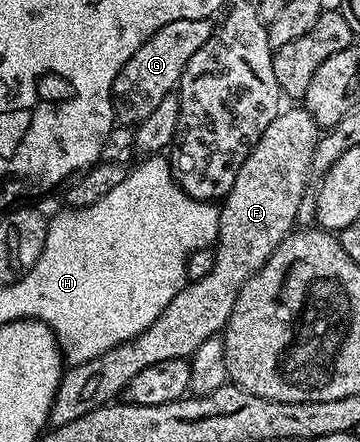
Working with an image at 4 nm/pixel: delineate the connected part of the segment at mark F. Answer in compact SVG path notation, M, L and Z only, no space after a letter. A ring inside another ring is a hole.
M305 107L287 109L276 112L273 123L265 127L261 139L249 151L245 163L241 163L241 171L237 171L237 179L233 179L233 187L229 187L226 197L221 202L219 211L219 239L213 246L215 262L212 269L203 278L188 280L182 291L165 307L165 311L152 323L144 333L133 340L121 343L99 357L89 359L80 365L71 365L64 372L59 383L59 390L51 408L49 418L52 426L73 423L81 415L89 415L102 405L110 405L115 397L126 390L127 384L137 375L137 371L145 371L145 367L153 367L153 363L165 363L165 359L187 359L205 343L205 339L222 334L229 323L229 315L233 315L233 303L237 303L237 295L241 295L241 287L277 251L277 247L285 240L287 234L296 228L295 220L299 217L299 208L303 205L303 196L307 193L307 177L312 176L311 160L315 143L321 136L319 125L313 115Z

